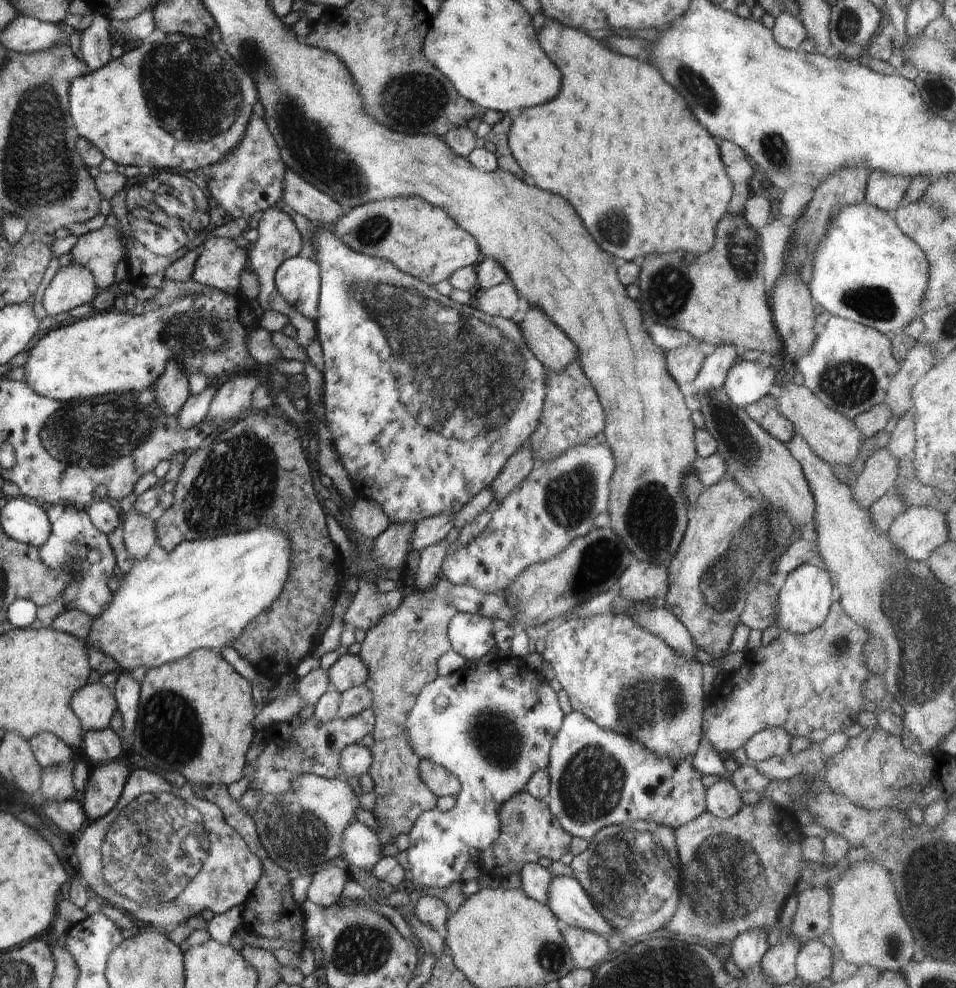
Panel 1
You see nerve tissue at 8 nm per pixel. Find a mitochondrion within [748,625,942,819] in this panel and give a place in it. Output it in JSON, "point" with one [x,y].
{"point":[842,645]}

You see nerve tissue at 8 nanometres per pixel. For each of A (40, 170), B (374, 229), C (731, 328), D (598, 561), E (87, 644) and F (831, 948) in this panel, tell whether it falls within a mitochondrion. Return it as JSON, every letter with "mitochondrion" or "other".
{"A":"mitochondrion","B":"mitochondrion","C":"other","D":"mitochondrion","E":"other","F":"other"}

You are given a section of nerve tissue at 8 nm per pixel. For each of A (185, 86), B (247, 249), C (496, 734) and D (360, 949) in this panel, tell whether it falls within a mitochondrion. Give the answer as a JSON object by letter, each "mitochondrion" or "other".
{"A":"mitochondrion","B":"other","C":"mitochondrion","D":"mitochondrion"}

